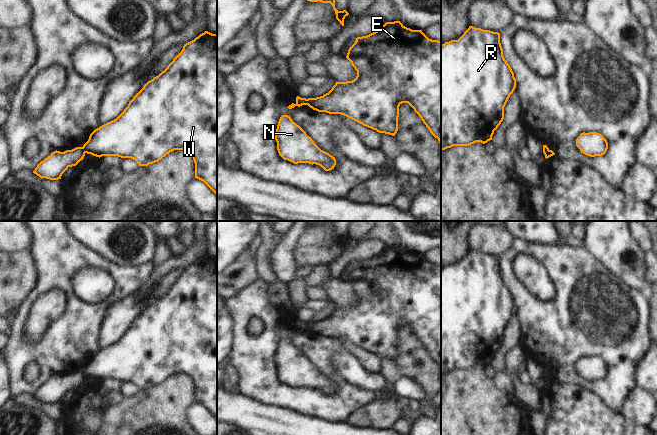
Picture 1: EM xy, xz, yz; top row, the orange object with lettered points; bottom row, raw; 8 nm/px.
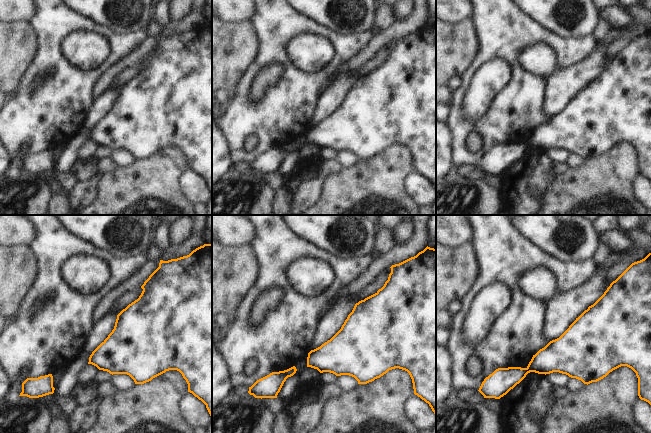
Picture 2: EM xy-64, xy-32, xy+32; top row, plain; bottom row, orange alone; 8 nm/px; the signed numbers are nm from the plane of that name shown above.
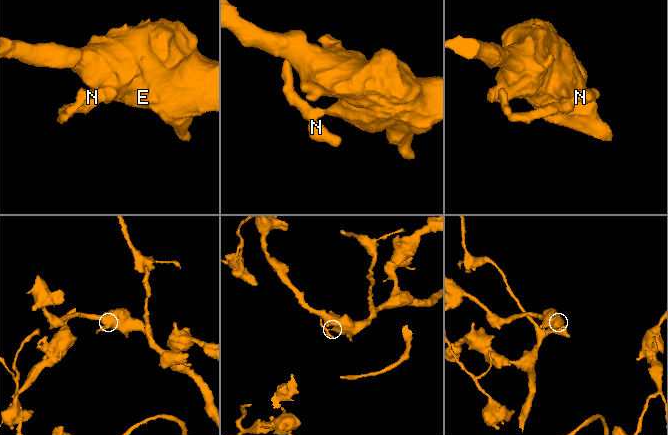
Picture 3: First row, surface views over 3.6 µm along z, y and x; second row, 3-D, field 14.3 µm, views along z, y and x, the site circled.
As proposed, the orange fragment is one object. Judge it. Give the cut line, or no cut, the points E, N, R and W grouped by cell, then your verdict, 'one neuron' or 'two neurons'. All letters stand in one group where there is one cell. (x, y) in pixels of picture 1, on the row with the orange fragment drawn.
cut xy (82, 147), (85, 152); groups E R W / N; two neurons

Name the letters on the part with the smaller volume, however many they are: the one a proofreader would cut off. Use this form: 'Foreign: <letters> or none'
Foreign: N

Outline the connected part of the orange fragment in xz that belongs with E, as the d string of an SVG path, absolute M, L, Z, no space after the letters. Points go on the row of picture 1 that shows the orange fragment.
M400 21L386 22L377 31L357 37L346 58L357 71L356 78L336 82L323 96L308 98L310 108L318 112L341 114L379 133L395 136L398 131L399 106L408 103L441 146L441 41L429 39L422 30L407 28Z

